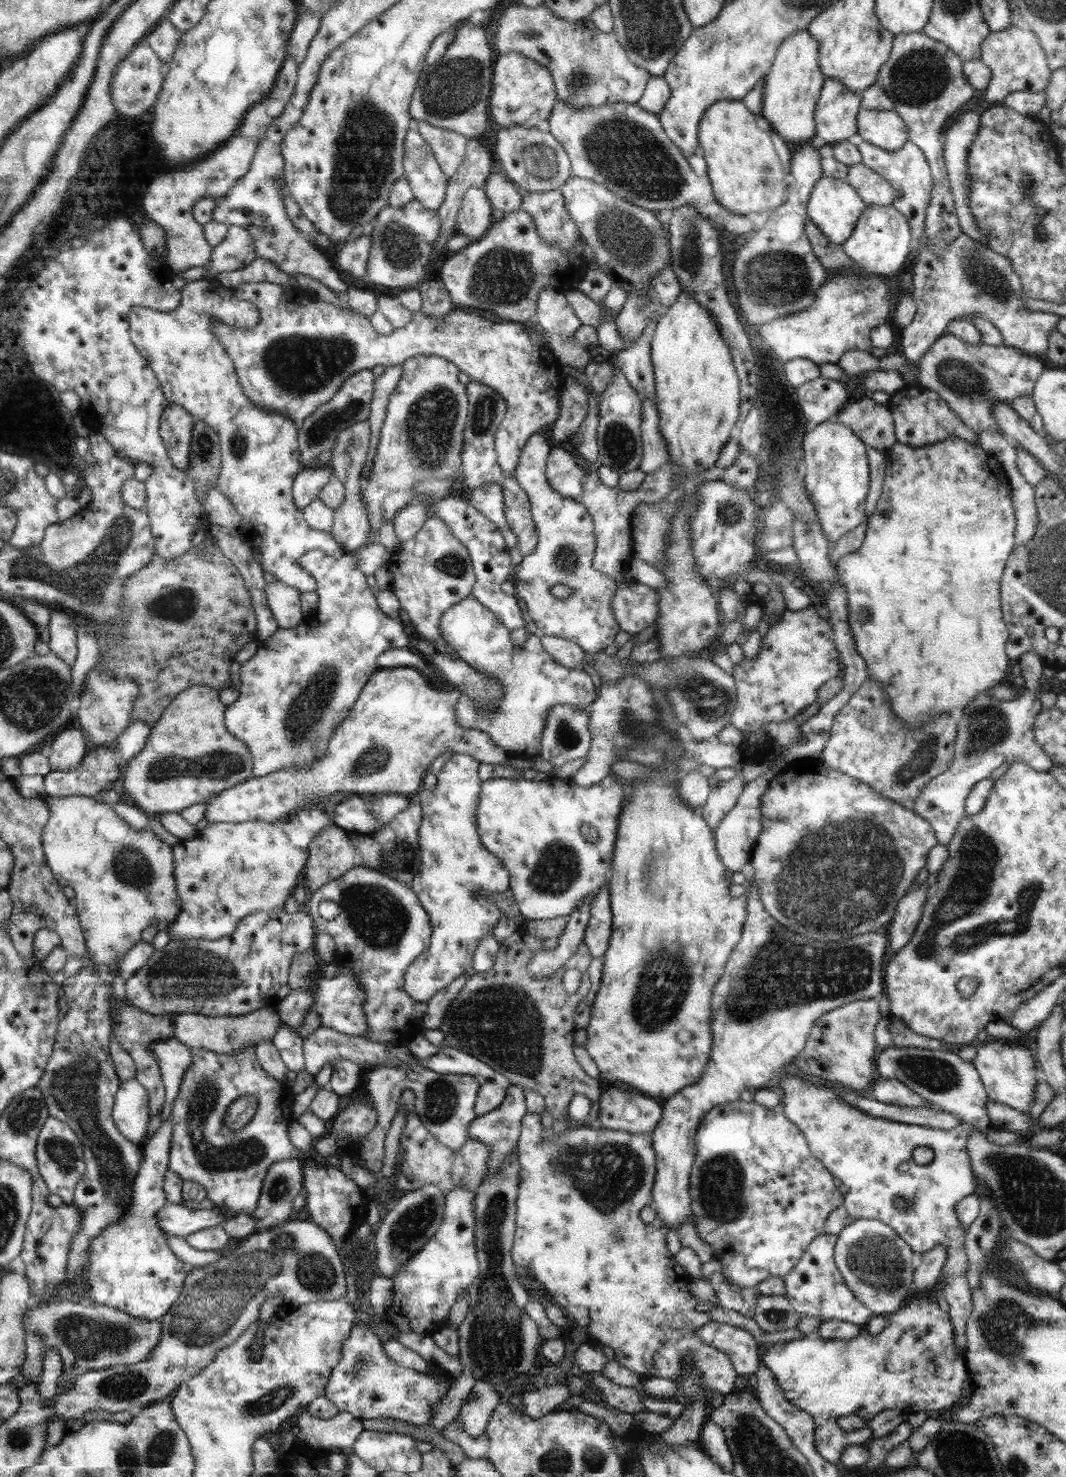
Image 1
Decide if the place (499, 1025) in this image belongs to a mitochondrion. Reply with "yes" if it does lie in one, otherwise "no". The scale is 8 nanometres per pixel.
yes

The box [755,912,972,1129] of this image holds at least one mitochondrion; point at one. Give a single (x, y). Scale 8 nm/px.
(936, 1075)

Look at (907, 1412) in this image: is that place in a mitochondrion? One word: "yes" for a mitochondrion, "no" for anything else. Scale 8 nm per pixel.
no

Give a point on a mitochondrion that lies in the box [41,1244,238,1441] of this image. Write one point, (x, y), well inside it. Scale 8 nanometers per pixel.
(85, 1337)

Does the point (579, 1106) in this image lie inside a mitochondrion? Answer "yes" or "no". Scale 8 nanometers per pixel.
no

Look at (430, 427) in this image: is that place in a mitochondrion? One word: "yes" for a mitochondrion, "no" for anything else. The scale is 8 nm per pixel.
yes

